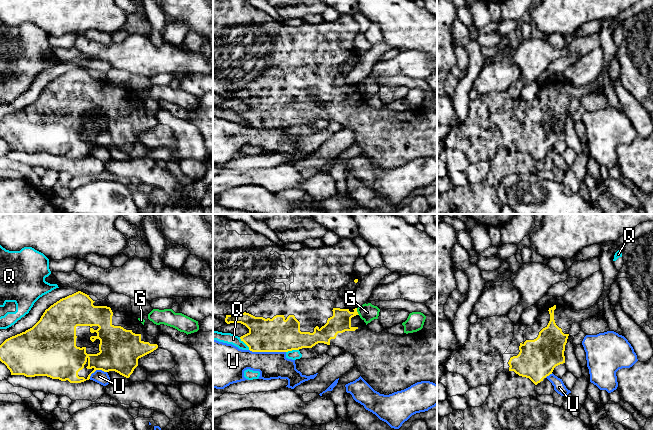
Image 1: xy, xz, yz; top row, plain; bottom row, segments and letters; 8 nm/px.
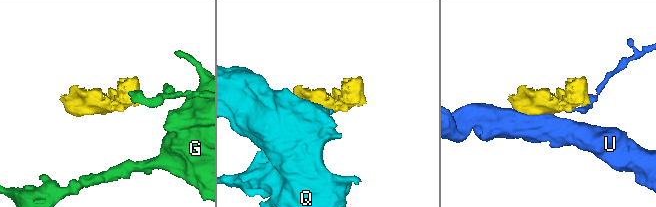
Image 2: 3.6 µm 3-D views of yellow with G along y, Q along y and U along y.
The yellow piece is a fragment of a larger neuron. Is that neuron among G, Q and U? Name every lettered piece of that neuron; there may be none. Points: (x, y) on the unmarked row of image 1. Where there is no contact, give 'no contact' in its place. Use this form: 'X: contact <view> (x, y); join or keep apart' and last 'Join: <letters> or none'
G: contact xz (356, 87); keep apart
Q: contact xz (244, 118); keep apart
U: contact xz (267, 127); keep apart
Join: none

